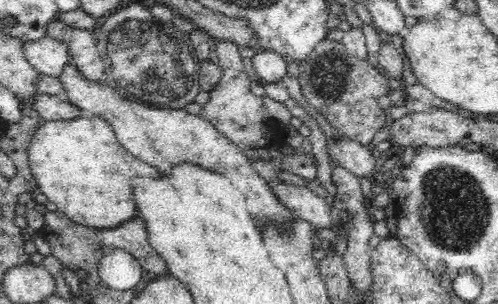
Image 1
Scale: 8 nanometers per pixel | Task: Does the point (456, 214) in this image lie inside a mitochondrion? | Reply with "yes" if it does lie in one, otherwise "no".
yes

